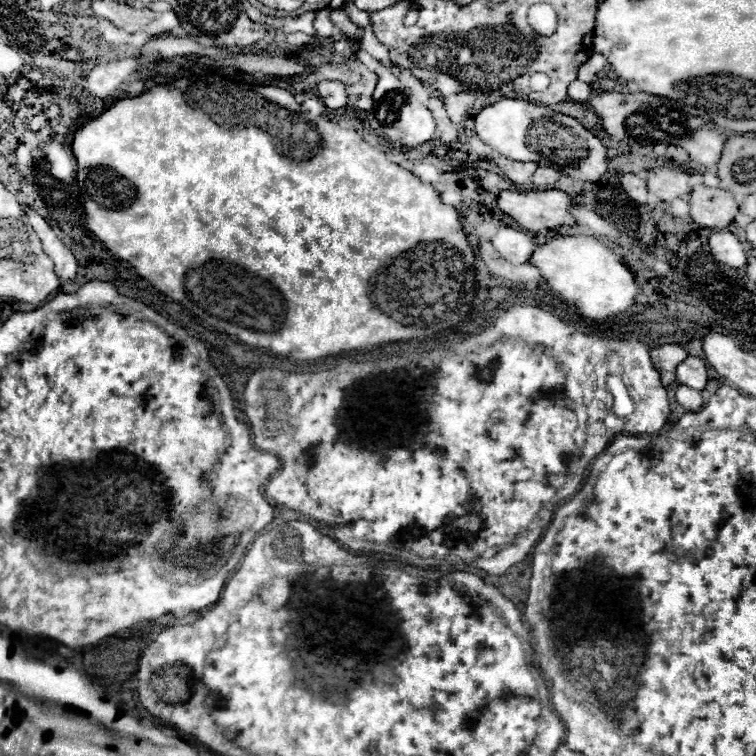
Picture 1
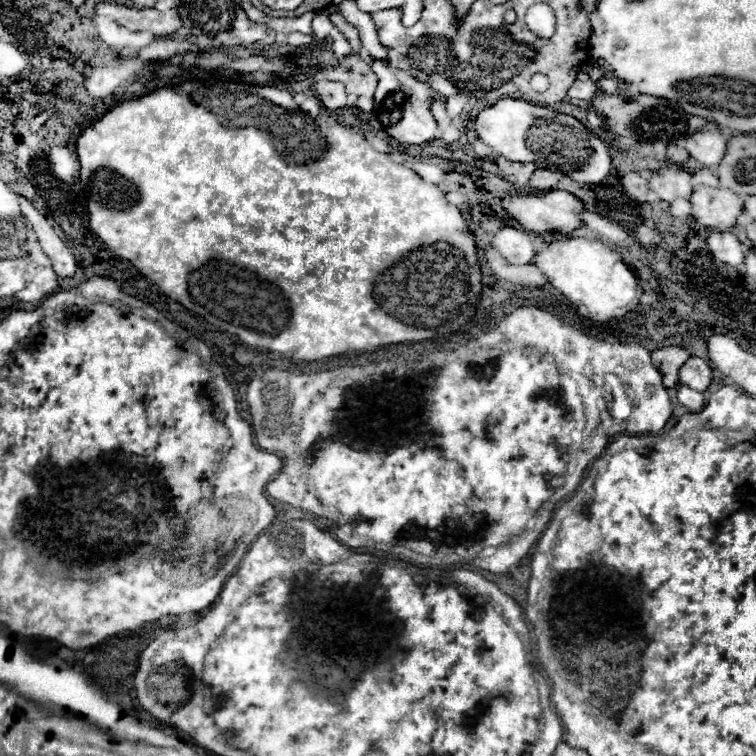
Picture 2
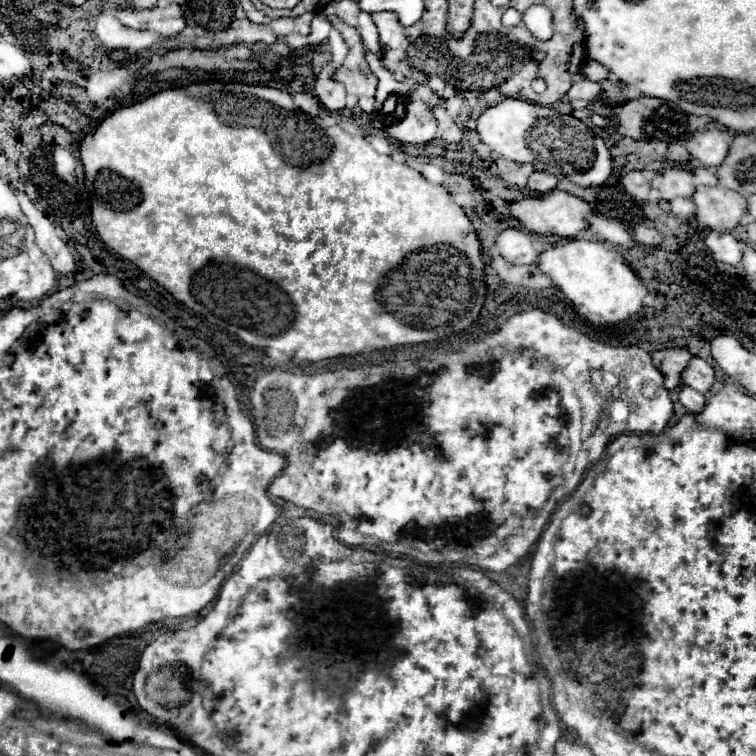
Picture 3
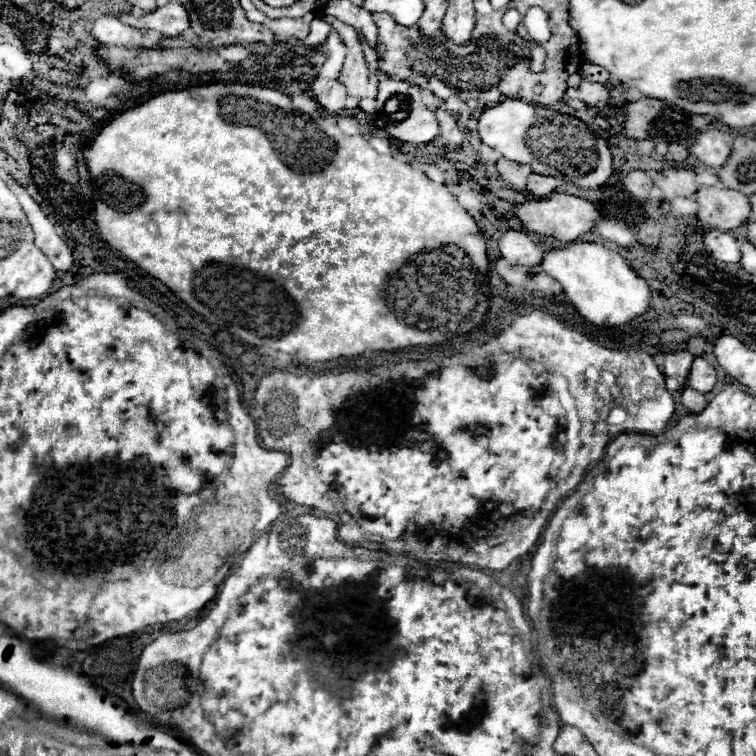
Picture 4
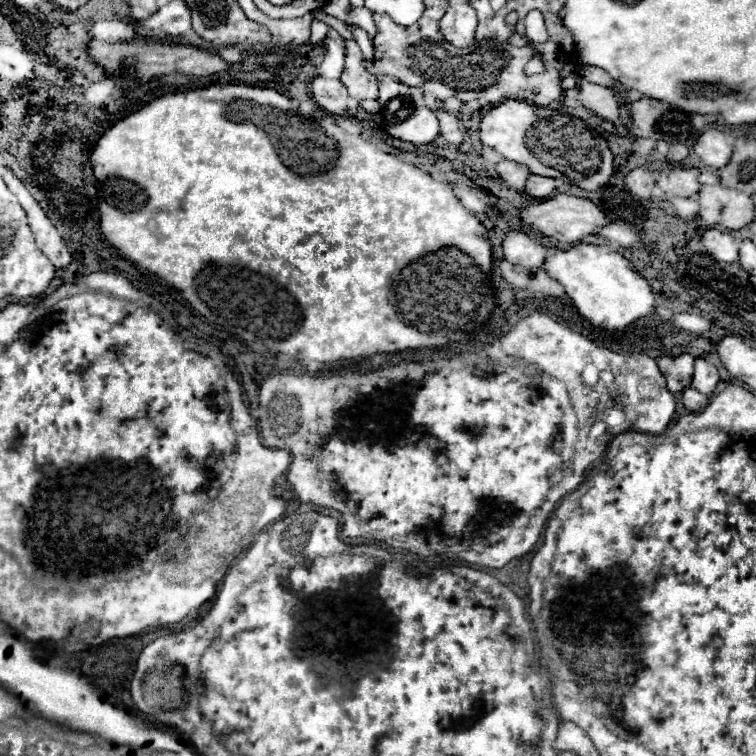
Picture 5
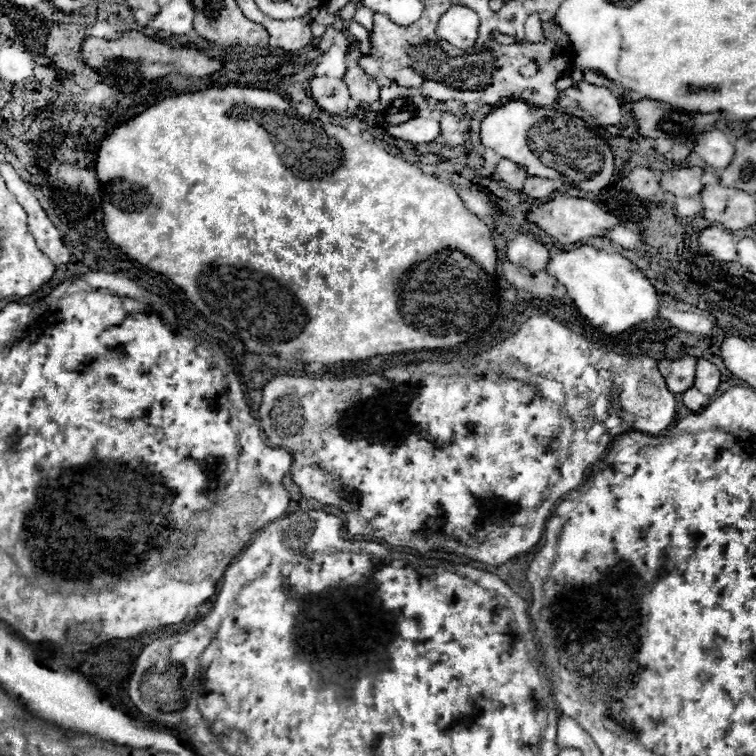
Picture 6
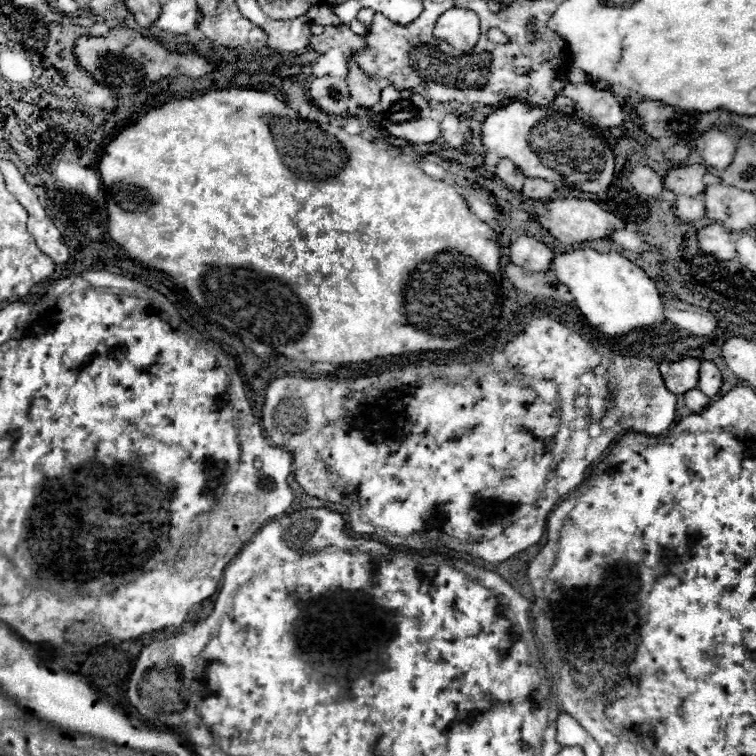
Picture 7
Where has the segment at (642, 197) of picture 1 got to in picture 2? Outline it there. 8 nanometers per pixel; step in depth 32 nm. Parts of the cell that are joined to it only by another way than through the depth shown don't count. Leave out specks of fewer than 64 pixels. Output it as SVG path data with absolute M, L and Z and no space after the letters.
M630 172L622 178L622 186L624 190L628 192L630 198L638 200L638 202L646 202L648 200L648 192L650 192L650 186L648 186L648 180L644 176L640 176L638 172Z

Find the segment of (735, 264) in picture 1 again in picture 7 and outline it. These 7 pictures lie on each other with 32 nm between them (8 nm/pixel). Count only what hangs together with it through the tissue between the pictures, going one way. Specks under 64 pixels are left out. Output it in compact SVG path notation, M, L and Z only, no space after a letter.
M716 222L700 228L698 234L696 234L696 242L698 242L698 246L704 252L708 252L708 254L712 254L712 256L716 256L720 260L732 260L732 258L736 258L734 236L730 234L728 228L720 226Z

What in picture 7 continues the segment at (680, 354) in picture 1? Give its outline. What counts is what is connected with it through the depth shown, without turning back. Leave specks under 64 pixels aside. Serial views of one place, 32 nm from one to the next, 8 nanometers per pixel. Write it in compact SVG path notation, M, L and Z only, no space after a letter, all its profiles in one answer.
M686 358L680 362L662 362L660 374L664 378L664 384L668 386L672 394L684 394L686 390L696 388L698 376L700 376L700 360L698 358Z

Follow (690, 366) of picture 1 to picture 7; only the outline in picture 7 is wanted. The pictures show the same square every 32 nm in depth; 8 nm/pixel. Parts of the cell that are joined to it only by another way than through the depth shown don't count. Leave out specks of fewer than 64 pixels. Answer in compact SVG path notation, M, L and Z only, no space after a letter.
M702 360L698 390L702 390L710 398L716 396L722 390L722 374L720 374L718 366L714 362L710 362L710 360Z

